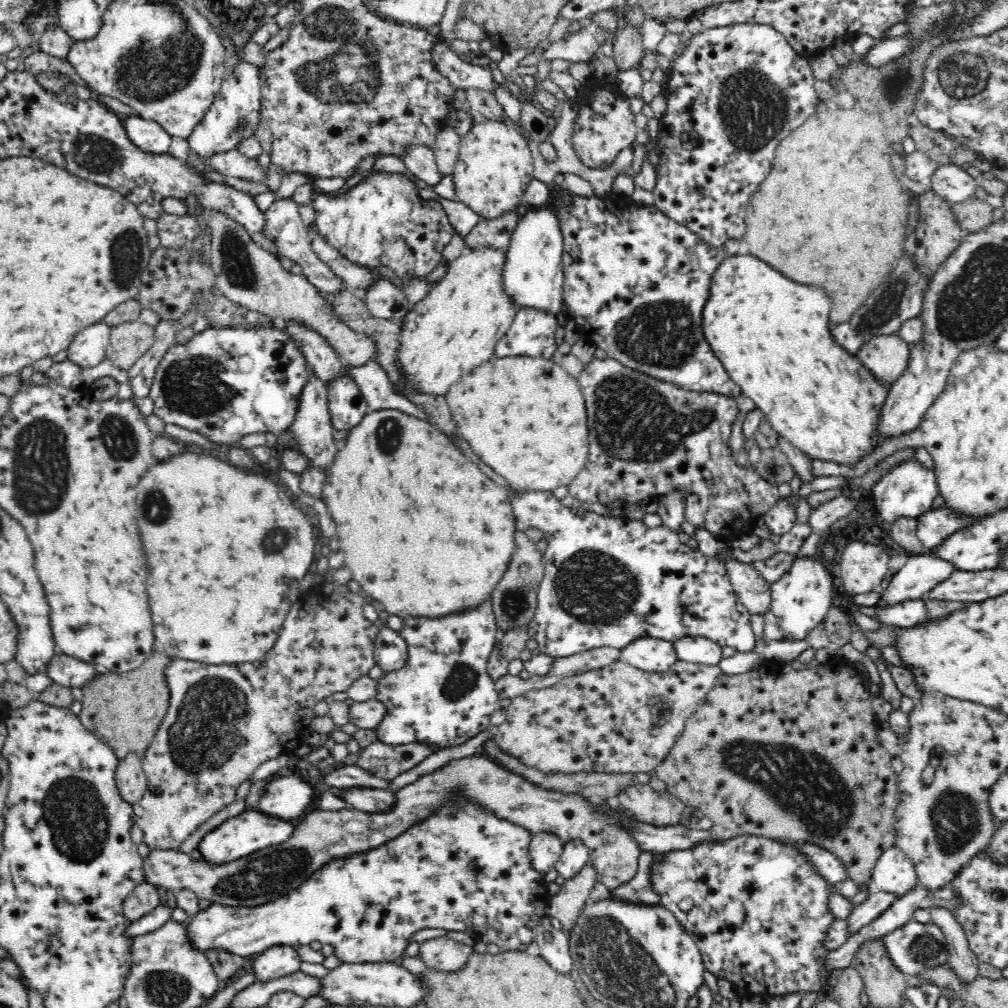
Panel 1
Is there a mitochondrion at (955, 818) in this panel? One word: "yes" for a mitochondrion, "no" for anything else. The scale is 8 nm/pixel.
yes

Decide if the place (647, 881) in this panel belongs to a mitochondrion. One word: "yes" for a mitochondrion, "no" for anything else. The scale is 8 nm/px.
no

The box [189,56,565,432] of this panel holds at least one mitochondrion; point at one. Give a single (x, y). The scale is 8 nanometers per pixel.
(237, 264)

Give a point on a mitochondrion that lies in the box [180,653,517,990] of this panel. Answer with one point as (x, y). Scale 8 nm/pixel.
(271, 873)

